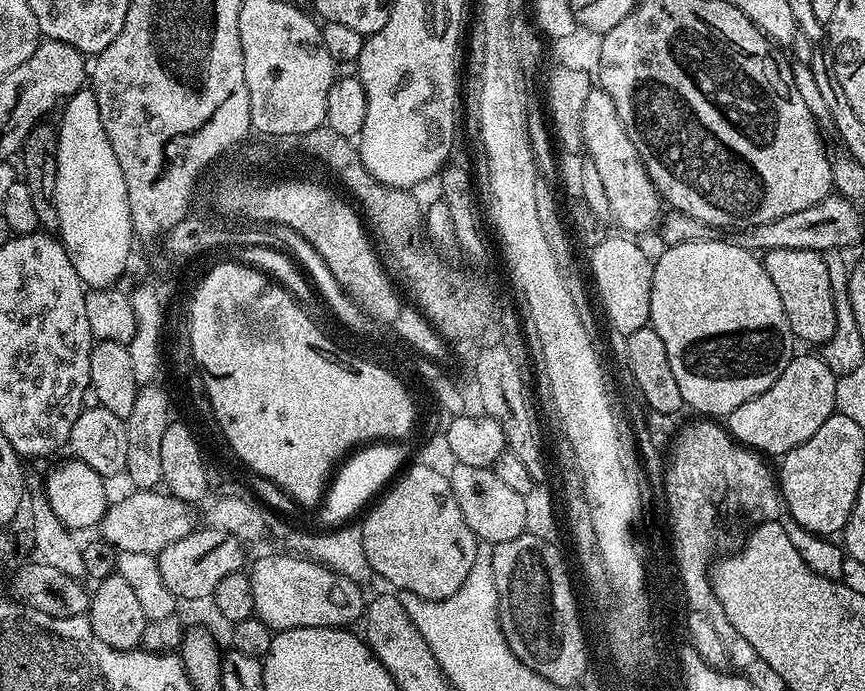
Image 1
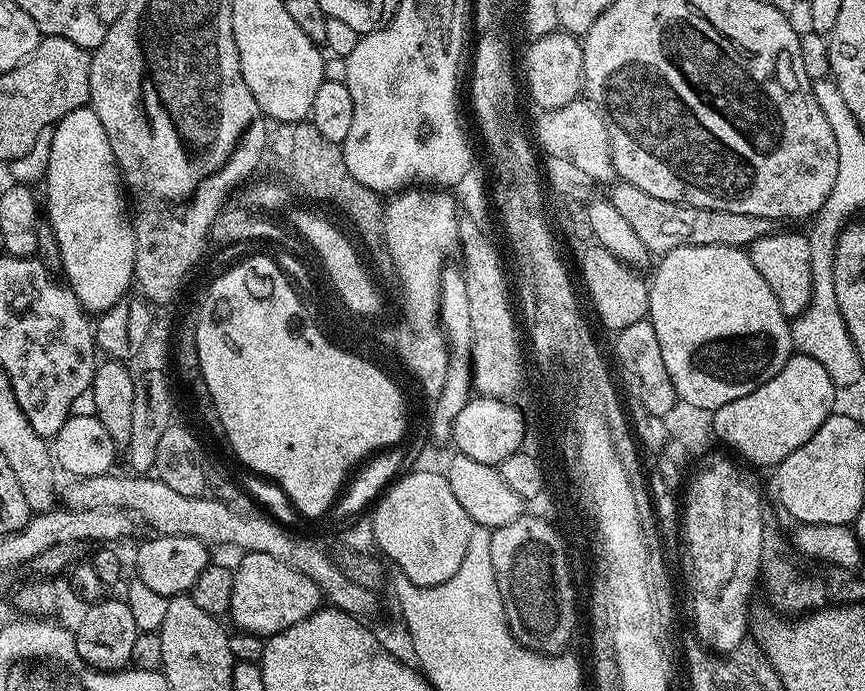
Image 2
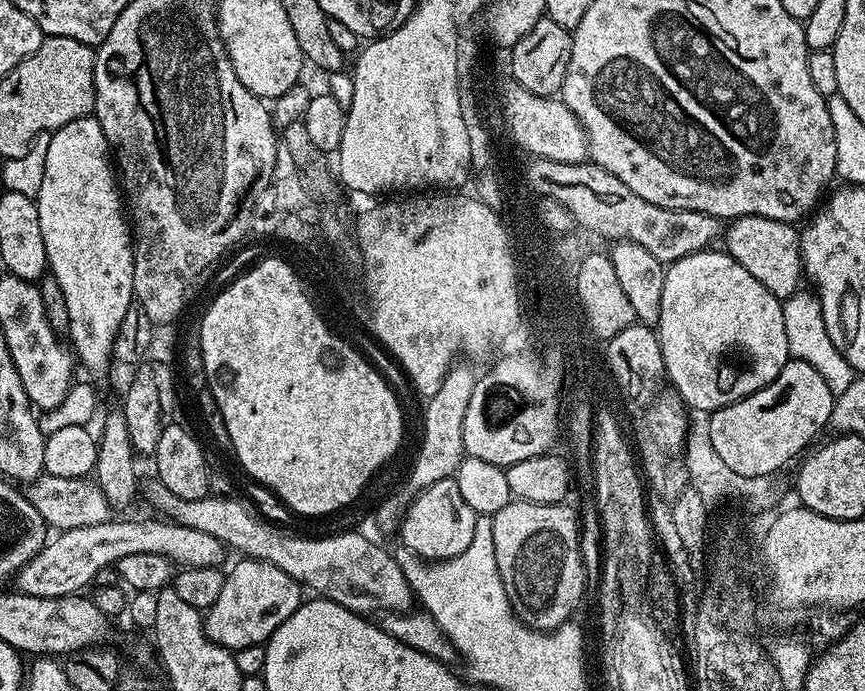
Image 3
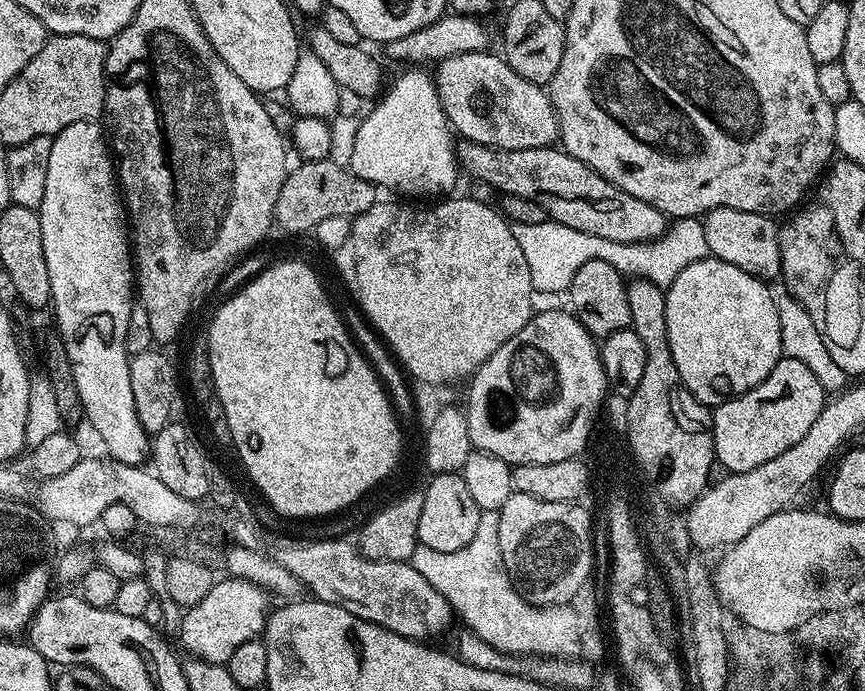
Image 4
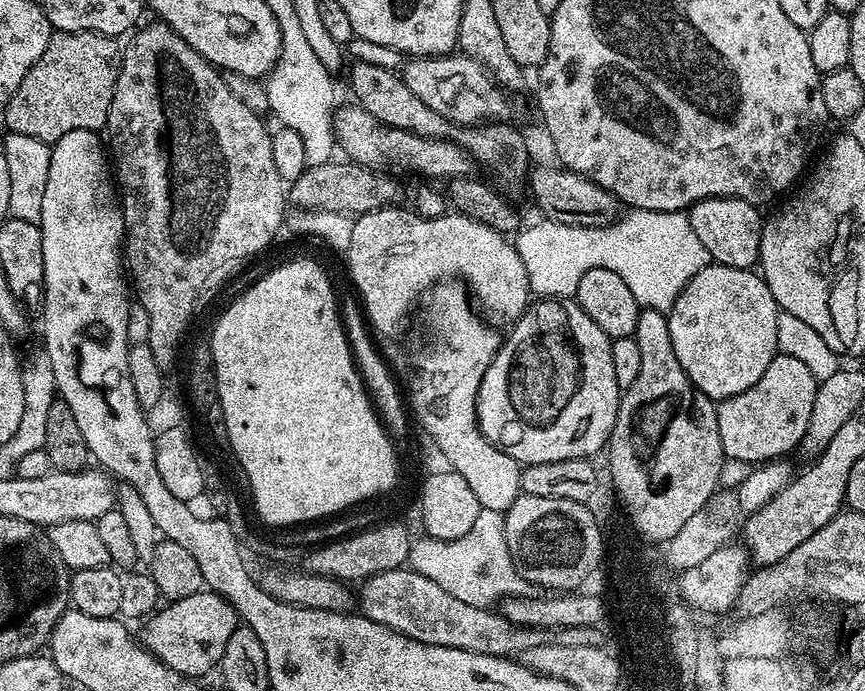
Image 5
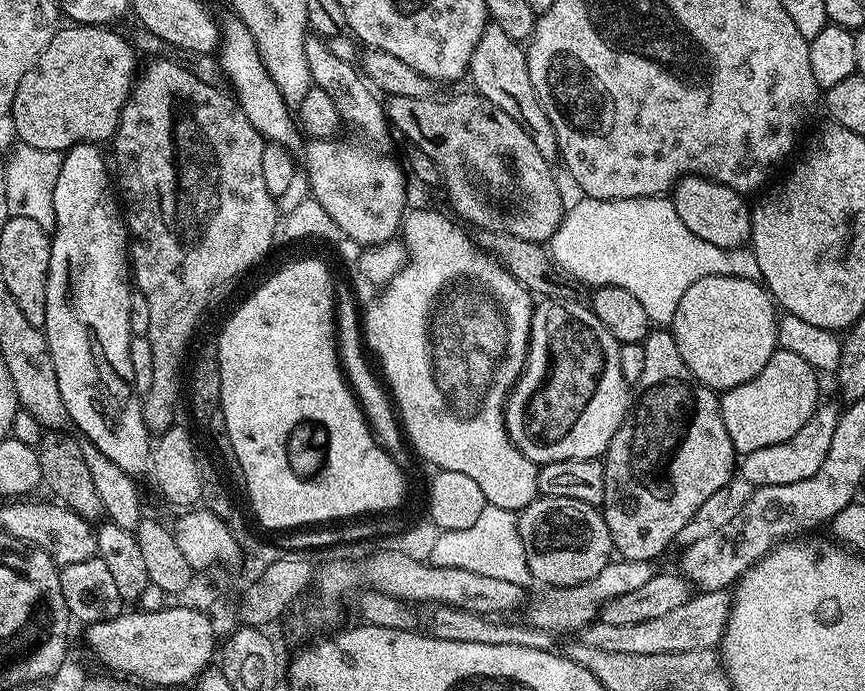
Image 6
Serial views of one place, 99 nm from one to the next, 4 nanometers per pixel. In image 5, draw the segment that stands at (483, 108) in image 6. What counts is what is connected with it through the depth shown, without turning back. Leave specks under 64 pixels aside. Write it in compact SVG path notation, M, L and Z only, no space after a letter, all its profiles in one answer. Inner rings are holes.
M355 61L347 69L348 84L352 87L351 99L365 108L374 118L378 118L384 124L392 128L401 128L407 132L417 132L420 136L433 138L447 138L461 144L464 151L469 153L477 165L485 164L493 168L504 180L525 179L529 171L528 148L524 145L524 136L516 128L511 128L508 122L485 122L471 126L456 127L438 110L430 110L426 102L420 101L414 94L410 94L409 88L396 72L382 70L382 66L370 66L370 62Z

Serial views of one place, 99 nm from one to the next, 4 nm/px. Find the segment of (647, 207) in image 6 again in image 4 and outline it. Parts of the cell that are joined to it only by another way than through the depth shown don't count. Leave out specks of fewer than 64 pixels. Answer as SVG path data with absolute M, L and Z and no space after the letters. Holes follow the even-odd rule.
M696 218L676 220L658 239L637 244L594 238L594 234L582 234L582 230L574 230L570 226L559 224L556 220L547 220L538 226L512 224L511 227L514 239L518 242L527 265L530 266L532 286L537 293L567 293L574 274L578 274L578 270L586 266L586 262L595 260L610 262L610 266L614 266L625 277L649 280L667 286L674 282L677 274L686 270L686 266L709 259L710 256L703 223Z

